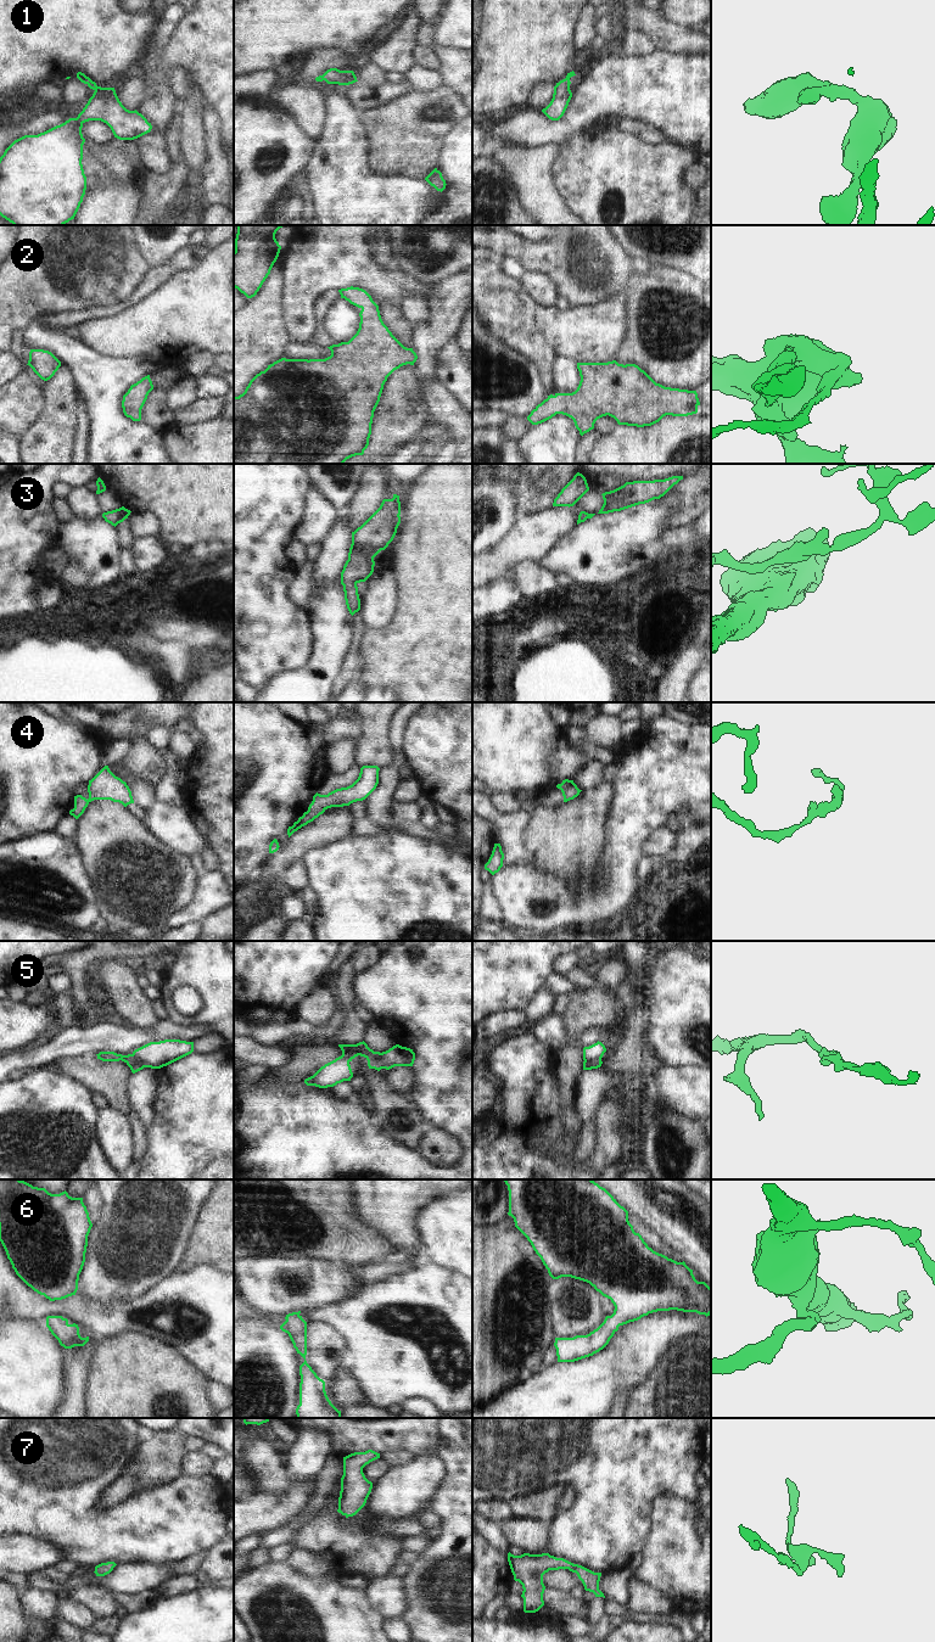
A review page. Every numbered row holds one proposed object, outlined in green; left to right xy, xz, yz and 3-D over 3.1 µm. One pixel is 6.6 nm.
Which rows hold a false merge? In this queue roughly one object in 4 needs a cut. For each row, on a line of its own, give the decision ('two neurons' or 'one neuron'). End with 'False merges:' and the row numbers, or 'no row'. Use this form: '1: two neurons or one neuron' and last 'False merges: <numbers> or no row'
1: one neuron
2: one neuron
3: one neuron
4: one neuron
5: one neuron
6: one neuron
7: one neuron
False merges: no row

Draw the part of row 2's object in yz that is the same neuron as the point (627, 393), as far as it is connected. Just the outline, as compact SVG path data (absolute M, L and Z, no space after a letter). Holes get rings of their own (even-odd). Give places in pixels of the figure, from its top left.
M577 363L581 381L572 393L555 393L538 404L527 420L532 425L542 424L556 414L571 417L580 435L594 428L594 424L603 416L614 417L618 425L651 426L664 416L688 416L698 413L700 405L696 391L665 387L656 383L644 370L636 364Z

